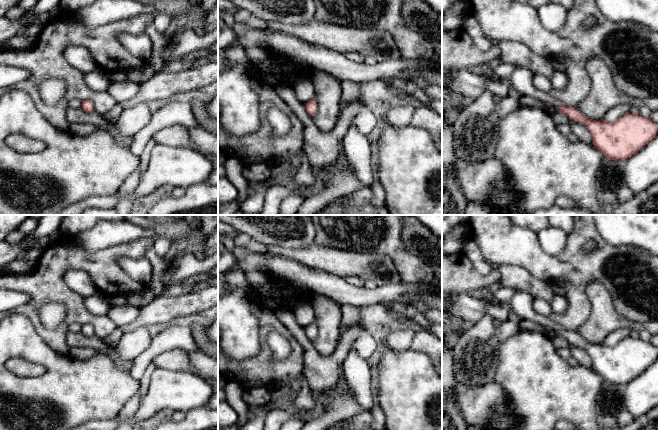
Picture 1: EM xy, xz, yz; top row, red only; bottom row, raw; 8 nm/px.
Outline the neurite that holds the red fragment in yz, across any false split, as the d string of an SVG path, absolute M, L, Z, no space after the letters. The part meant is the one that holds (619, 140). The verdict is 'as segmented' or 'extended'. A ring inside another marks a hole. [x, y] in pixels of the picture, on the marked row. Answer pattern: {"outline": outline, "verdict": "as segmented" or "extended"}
{"outline": "M516 67L509 80L521 96L528 95L544 103L551 103L572 122L585 125L592 135L592 145L604 157L626 162L650 143L658 133L658 124L639 112L625 113L613 122L604 119L592 120L577 108L561 104L551 97L550 93L536 89L533 83L534 76L529 69Z", "verdict": "extended"}

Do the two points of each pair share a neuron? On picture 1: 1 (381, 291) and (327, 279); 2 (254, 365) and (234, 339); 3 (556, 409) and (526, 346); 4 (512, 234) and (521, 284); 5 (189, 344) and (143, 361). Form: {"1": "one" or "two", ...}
{"1": "one", "2": "two", "3": "one", "4": "two", "5": "one"}

